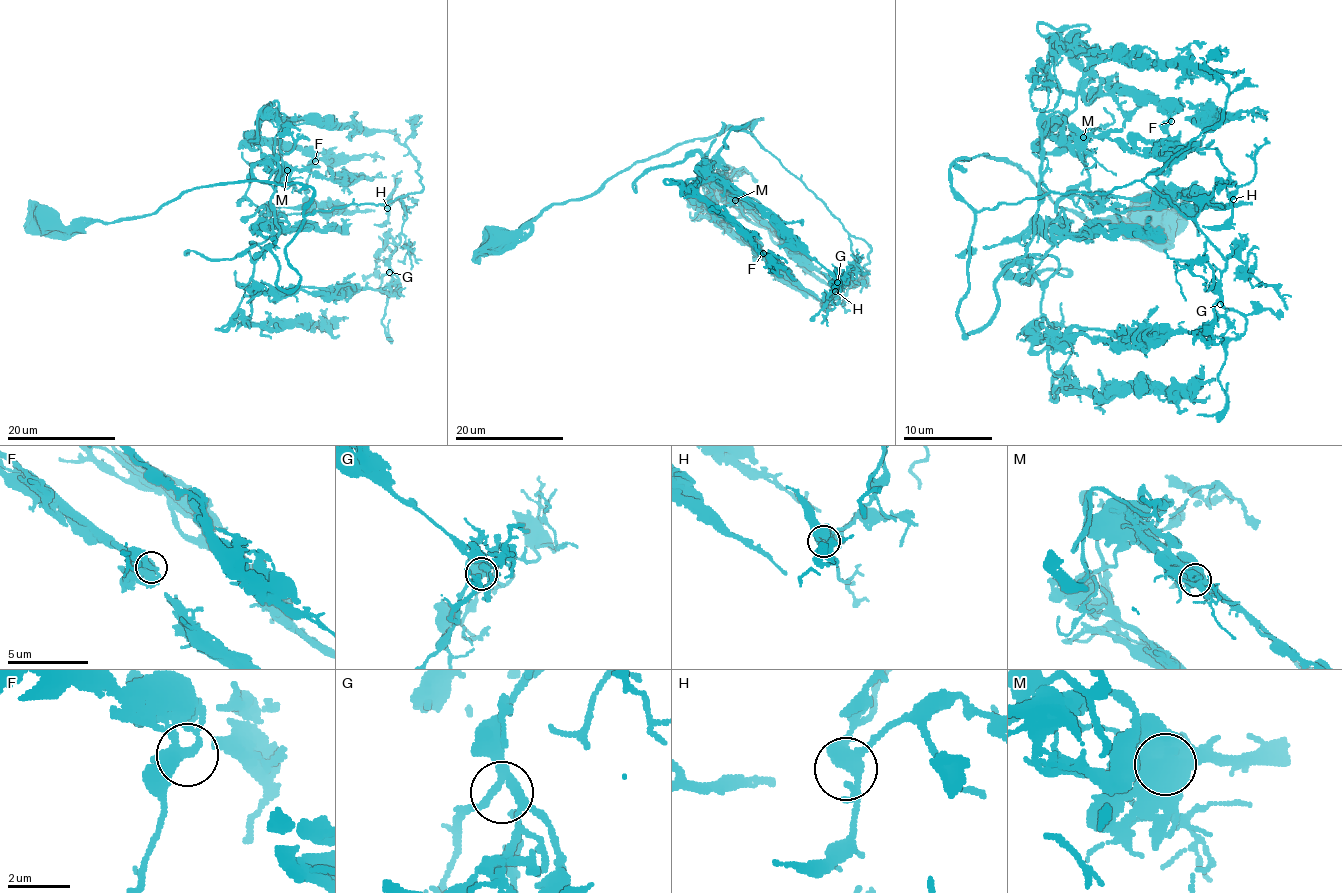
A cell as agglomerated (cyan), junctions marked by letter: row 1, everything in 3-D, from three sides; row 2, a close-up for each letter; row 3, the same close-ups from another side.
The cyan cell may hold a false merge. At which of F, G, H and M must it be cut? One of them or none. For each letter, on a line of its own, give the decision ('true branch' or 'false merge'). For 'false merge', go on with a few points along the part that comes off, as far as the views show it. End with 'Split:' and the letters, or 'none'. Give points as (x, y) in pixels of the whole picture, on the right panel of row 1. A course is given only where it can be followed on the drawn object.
F: true branch
G: true branch
H: true branch
M: false merge; foreign part runs (1084, 137), (1099, 137), (1122, 130)
Split: M

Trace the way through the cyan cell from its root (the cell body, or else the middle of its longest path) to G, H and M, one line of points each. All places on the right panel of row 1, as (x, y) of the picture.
G: (1151, 215), (1117, 230), (1008, 159), (950, 168), (977, 210), (1144, 181), (1226, 262), (1220, 304)
H: (1151, 215), (1117, 230), (1008, 159), (950, 168), (977, 210), (1135, 181), (1186, 217), (1218, 186), (1233, 199)
M: (1151, 215), (1091, 224), (1013, 161), (959, 157), (964, 333), (1033, 237), (1042, 132), (1084, 137)

